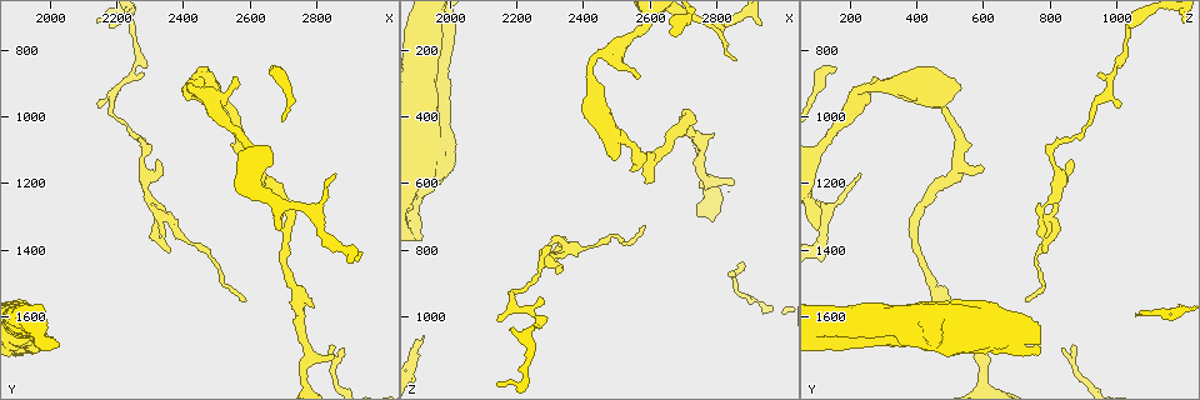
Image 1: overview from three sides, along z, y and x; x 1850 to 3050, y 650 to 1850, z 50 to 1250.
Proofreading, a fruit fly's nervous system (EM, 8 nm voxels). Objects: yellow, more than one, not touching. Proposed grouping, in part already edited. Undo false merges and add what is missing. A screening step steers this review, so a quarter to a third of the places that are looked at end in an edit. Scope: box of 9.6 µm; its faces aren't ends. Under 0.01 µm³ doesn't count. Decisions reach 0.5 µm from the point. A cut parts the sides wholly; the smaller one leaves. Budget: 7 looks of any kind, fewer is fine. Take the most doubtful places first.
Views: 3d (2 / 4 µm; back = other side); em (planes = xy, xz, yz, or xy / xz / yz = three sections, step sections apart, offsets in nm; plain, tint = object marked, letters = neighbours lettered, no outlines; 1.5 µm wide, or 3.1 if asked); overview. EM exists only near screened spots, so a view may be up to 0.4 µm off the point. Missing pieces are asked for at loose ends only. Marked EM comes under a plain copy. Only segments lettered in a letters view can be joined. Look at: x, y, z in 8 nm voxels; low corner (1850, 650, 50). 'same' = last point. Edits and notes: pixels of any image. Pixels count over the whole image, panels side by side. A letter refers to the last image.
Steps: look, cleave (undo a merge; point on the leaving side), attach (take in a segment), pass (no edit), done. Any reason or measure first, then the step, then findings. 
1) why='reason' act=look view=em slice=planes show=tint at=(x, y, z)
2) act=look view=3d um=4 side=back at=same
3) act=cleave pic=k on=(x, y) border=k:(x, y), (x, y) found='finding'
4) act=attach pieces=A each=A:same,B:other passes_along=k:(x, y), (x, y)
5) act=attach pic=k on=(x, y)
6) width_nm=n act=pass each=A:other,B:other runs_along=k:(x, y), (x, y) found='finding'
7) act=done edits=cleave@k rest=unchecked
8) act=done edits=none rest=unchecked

why='abrupt turn' act=look view=em slice=planes show=tint at=(2280, 1070, 820)

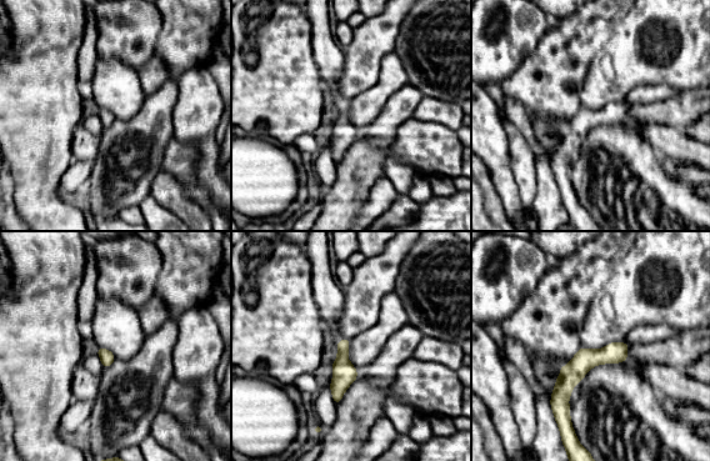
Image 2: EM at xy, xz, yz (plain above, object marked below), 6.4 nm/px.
act=look view=em slice=planes show=letters at=same

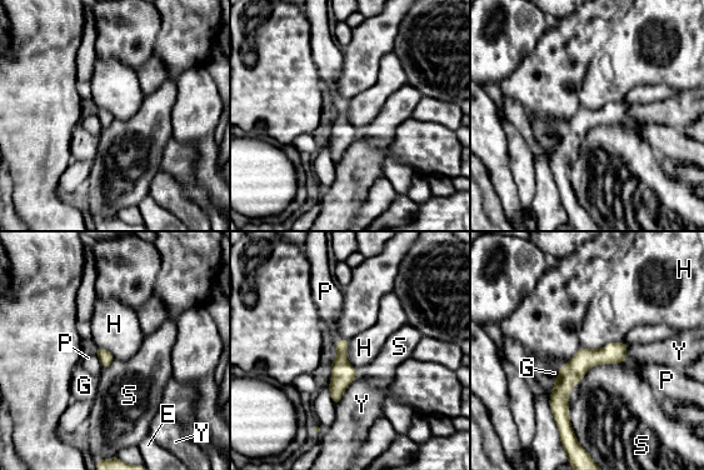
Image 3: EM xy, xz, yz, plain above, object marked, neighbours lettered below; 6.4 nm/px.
act=pass each=E:other,G:other,H:other,P:other,S:other,Y:other found='one neuron here'

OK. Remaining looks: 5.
why='tapers out' act=look view=3d um=2 at=(2350, 1410, 790)

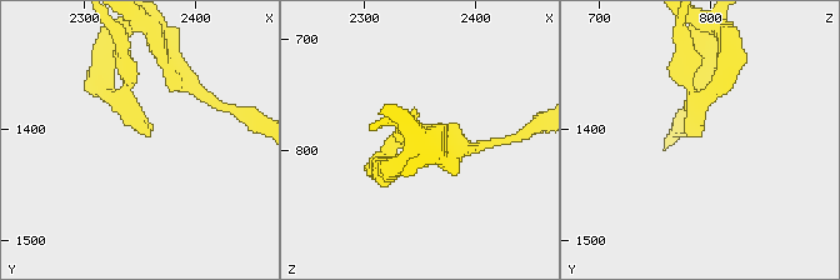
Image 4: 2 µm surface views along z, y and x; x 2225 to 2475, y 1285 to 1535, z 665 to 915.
why='now the EM' act=look view=em slice=yz step=8 show=letters at=(2356, 1408, 784)

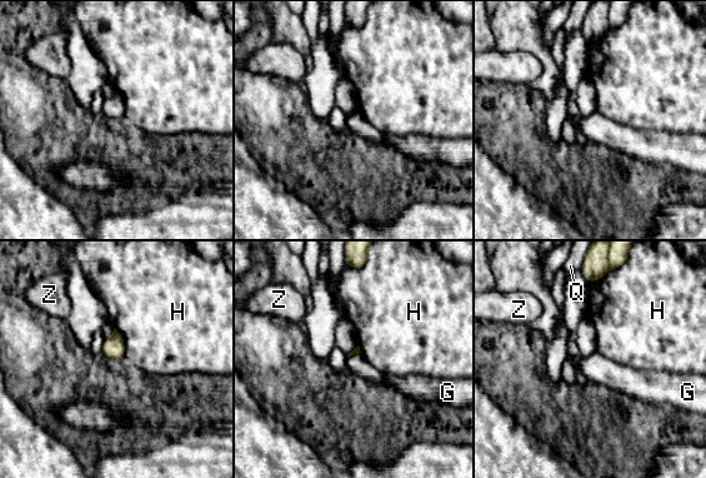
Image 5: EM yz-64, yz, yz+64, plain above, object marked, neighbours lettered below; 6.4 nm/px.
act=look view=em slice=planes show=letters at=same

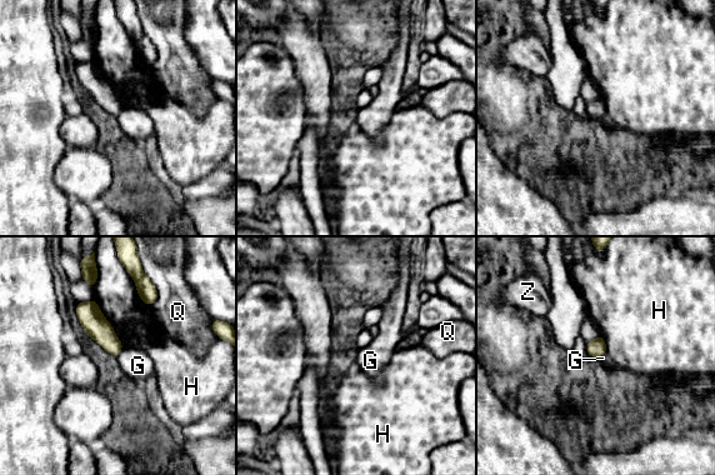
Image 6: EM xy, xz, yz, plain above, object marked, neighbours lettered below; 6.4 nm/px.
act=pass each=G:other,H:other,Q:other,Z:other border=6:(123, 346), (115, 356) found='none of them fits'

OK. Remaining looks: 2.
why='thin end' act=look view=em slice=planes show=letters at=(2280, 870, 940)

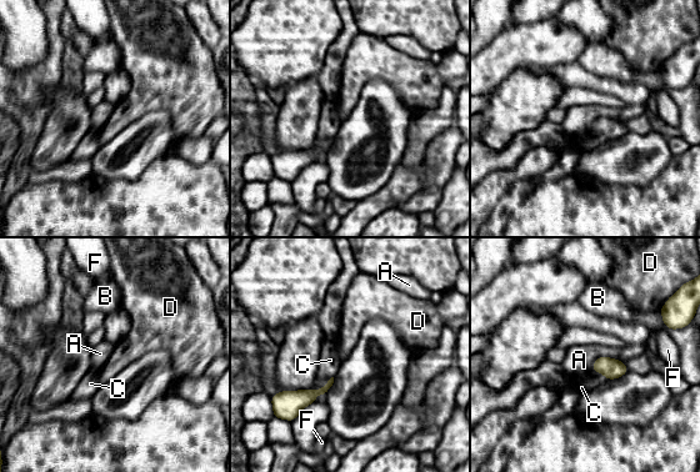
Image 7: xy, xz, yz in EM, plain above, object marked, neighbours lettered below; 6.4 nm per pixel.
act=pass each=A:other,B:other,C:other,D:other,F:other border=7:(623, 362), (598, 357), (591, 368) found='no lettered segment goes on from it'

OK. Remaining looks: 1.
act=done edits=none rest=unchecked

